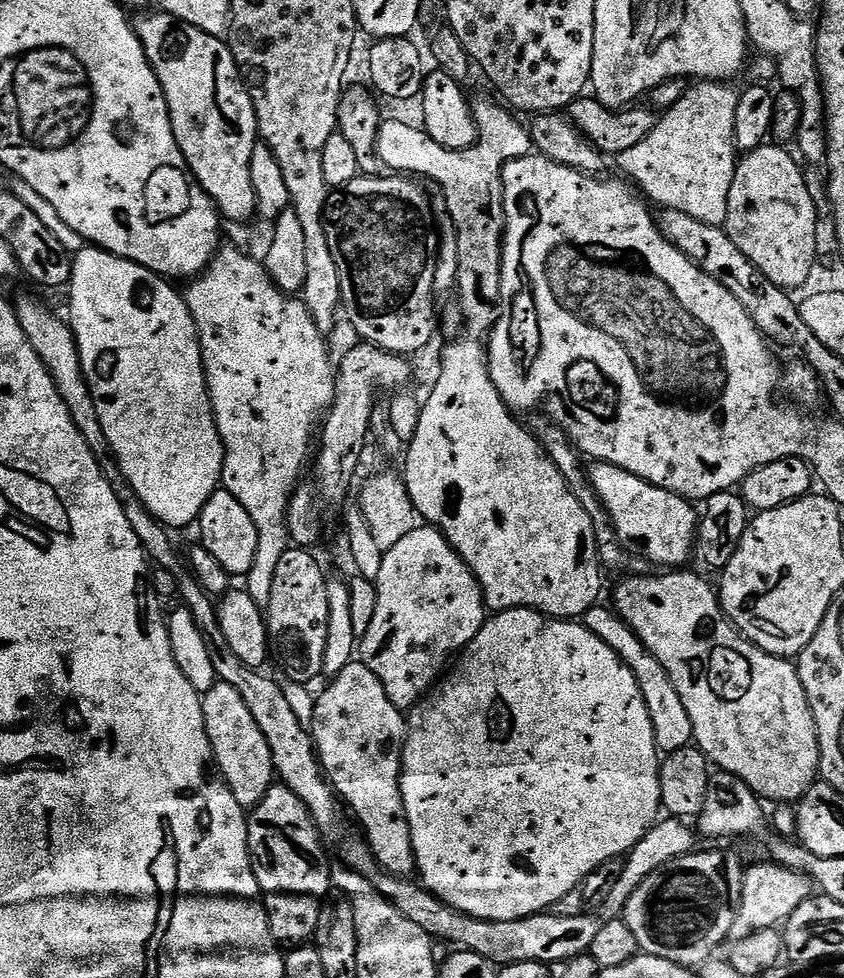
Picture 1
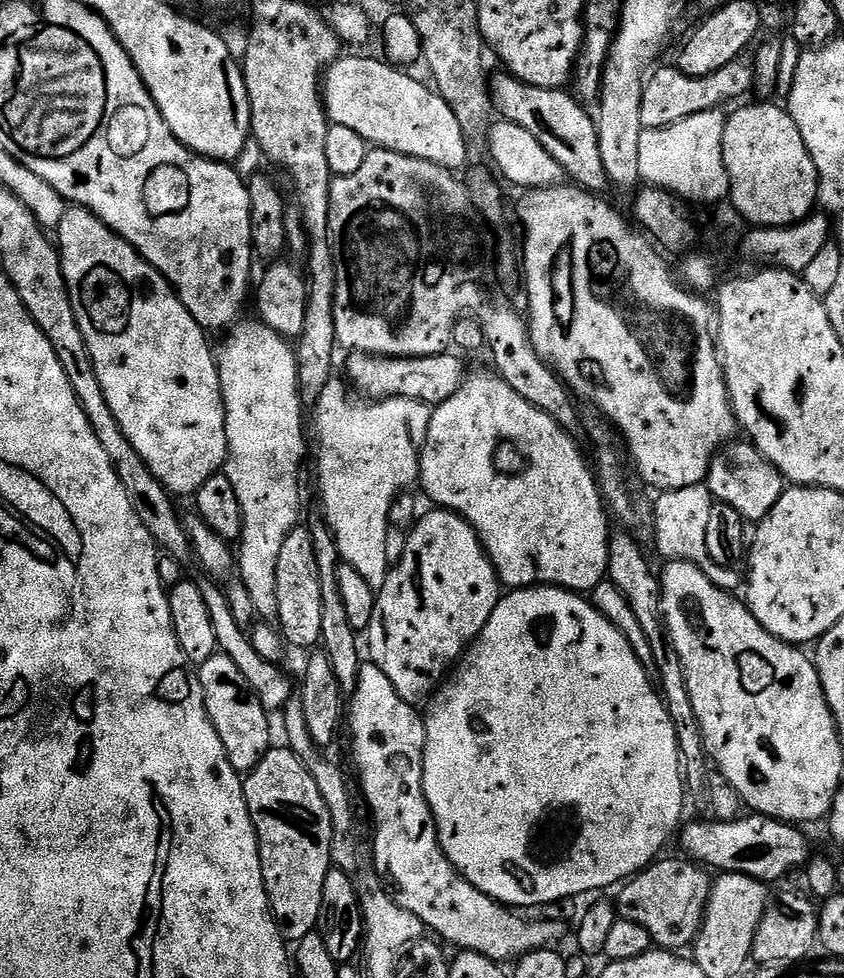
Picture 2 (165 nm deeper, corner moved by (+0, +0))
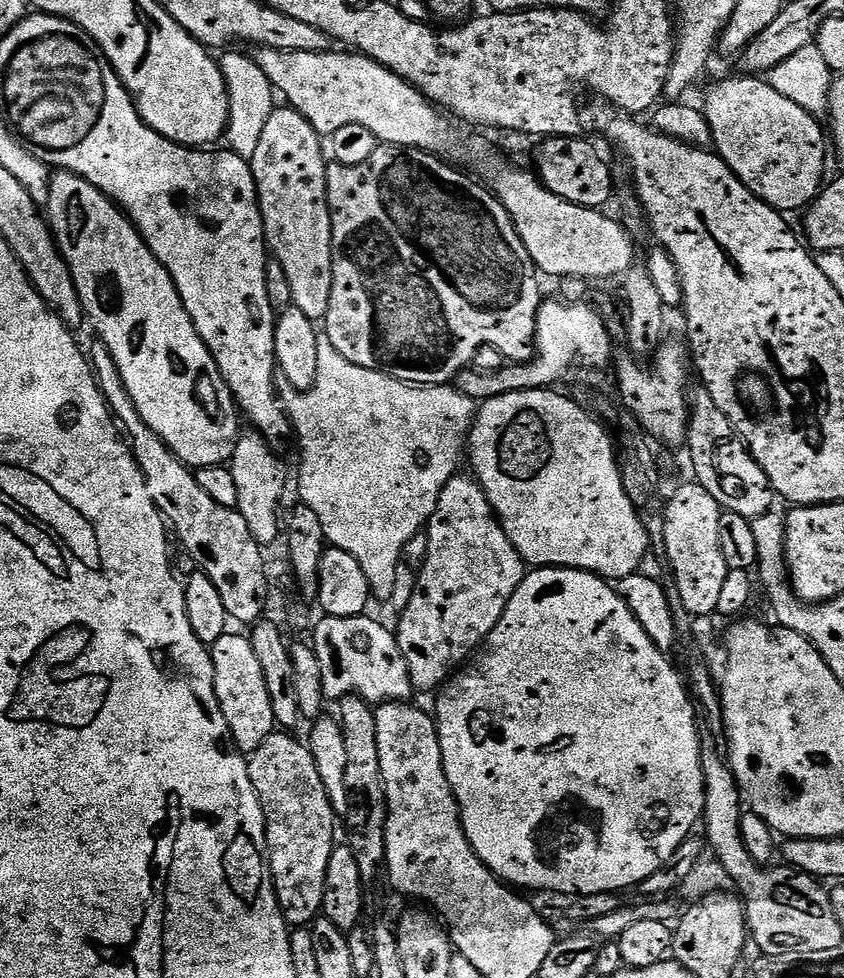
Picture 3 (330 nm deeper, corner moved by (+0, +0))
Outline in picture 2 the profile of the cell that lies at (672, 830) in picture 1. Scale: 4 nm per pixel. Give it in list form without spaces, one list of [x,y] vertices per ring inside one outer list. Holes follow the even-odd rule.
[[[744,814],[737,819],[712,818],[712,821],[704,820],[701,824],[687,824],[683,825],[678,841],[693,861],[709,869],[737,872],[753,876],[755,880],[773,882],[794,871],[799,864],[807,865],[810,859],[808,840],[800,833],[803,831],[795,824],[785,824],[772,816]]]

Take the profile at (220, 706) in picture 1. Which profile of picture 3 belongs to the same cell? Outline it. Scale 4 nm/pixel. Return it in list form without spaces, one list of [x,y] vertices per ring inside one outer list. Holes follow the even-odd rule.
[[[235,630],[225,632],[218,642],[210,645],[210,651],[214,662],[214,690],[222,706],[222,718],[226,718],[226,726],[230,726],[232,741],[237,748],[245,754],[254,753],[278,728],[261,663],[249,637],[239,636]]]

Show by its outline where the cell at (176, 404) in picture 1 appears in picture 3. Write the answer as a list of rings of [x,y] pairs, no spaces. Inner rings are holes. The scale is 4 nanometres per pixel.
[[[57,171],[53,175],[46,219],[74,278],[85,317],[90,324],[92,320],[95,335],[110,350],[114,362],[118,362],[118,374],[122,374],[122,382],[126,382],[126,390],[134,398],[142,422],[189,468],[227,465],[242,435],[238,405],[206,342],[202,342],[170,274],[148,249],[140,231],[104,193],[72,172]]]

